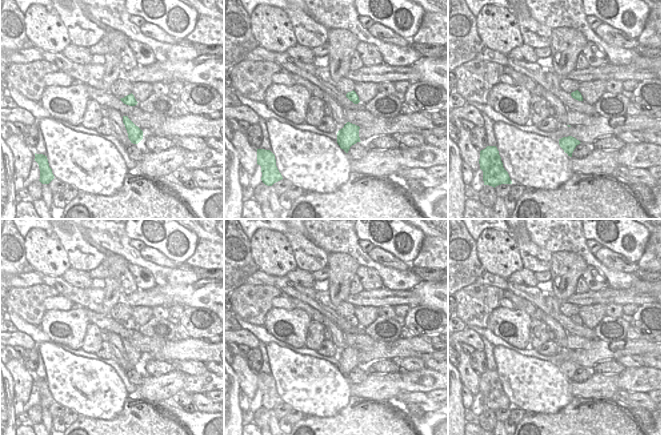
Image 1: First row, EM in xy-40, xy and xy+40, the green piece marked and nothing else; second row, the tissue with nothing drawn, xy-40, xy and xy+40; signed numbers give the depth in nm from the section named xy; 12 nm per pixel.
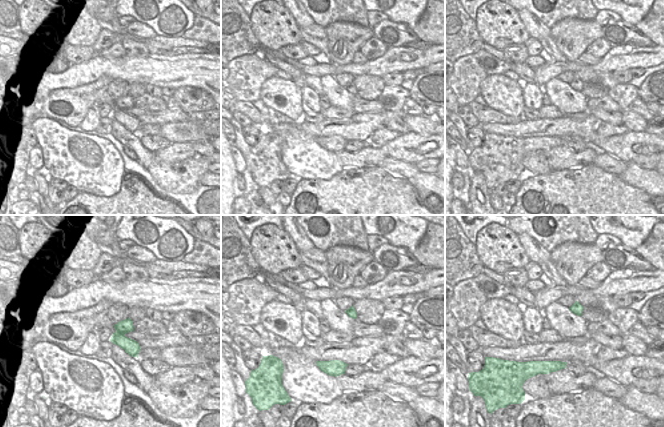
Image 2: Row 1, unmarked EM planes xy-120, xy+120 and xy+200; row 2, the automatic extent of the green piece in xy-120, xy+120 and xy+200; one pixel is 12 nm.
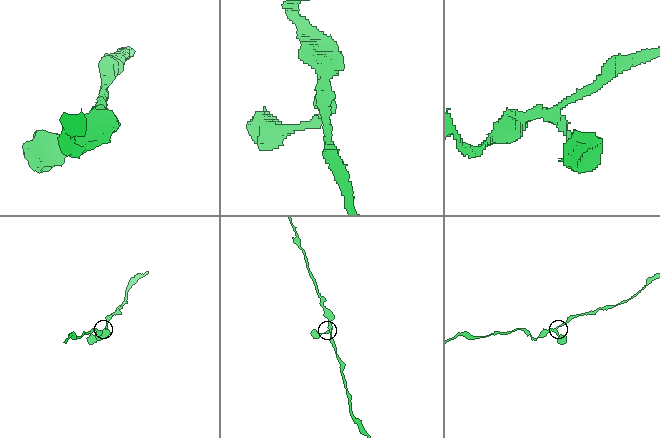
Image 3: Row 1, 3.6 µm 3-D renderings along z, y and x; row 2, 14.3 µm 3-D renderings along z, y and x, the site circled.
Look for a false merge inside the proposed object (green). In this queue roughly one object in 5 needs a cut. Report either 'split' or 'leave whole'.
leave whole

